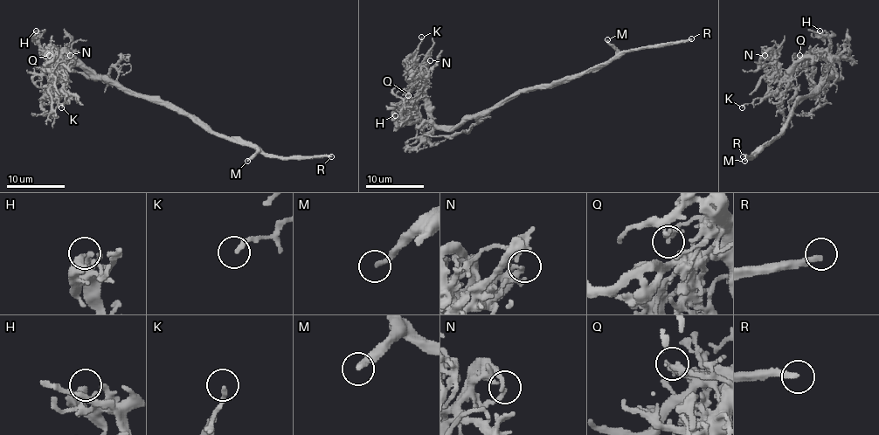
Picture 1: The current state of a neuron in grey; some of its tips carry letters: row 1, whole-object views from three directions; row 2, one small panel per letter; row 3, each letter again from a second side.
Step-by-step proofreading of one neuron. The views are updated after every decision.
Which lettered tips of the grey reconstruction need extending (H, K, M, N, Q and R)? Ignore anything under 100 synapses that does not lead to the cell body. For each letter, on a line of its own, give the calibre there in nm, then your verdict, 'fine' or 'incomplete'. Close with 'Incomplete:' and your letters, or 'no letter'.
H: 440 nm | fine
K: 190 nm | fine
M: 240 nm | incomplete
N: 220 nm | fine
Q: 240 nm | fine
R: 240 nm | incomplete
Incomplete: M, R

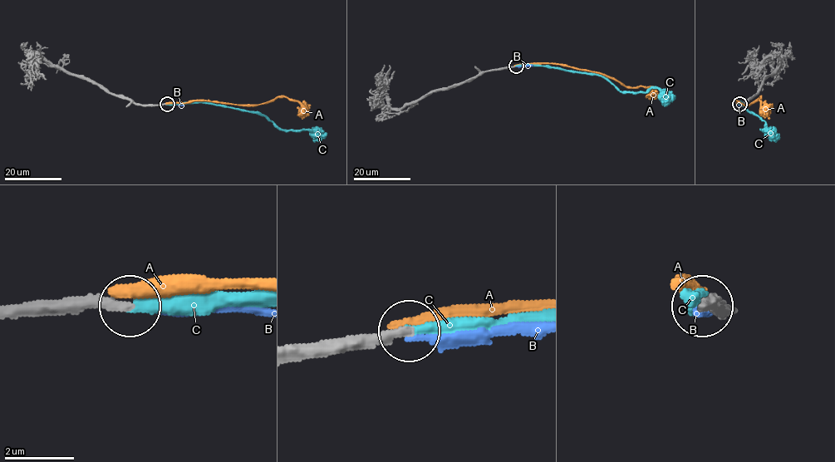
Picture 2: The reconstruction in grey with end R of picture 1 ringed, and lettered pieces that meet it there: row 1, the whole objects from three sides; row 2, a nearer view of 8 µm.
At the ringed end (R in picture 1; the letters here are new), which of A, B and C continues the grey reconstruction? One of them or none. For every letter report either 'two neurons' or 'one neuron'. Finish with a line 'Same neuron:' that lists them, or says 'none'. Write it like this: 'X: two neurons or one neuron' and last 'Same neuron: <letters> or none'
A: two neurons
B: two neurons
C: one neuron
Same neuron: C

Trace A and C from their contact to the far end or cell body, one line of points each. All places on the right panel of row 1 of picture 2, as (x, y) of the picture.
A: (739, 104), (736, 100), (749, 105), (760, 96), (761, 110), (769, 119)
C: (739, 105), (740, 102), (764, 121), (765, 130), (761, 130), (770, 135), (775, 142)

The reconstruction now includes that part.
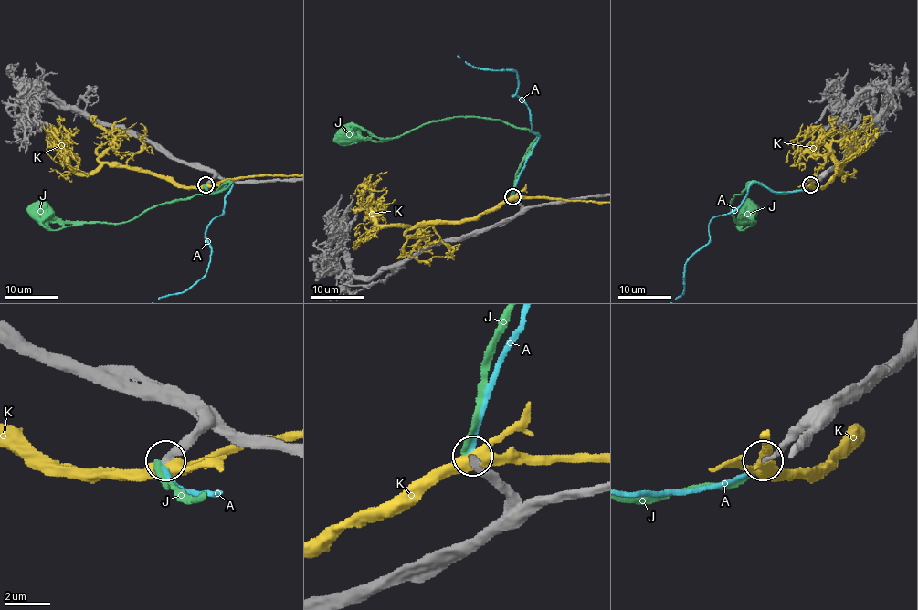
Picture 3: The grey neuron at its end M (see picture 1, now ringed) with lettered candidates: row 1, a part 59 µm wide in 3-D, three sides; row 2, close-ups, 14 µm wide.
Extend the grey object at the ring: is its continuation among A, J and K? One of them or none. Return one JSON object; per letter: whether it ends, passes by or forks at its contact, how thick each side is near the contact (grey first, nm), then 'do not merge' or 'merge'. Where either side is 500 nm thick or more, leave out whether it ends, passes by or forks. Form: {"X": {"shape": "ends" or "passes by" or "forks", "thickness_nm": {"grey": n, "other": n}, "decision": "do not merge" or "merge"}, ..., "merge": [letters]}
{"A": {"shape": "ends", "thickness_nm": {"grey": 280, "other": 200}, "decision": "do not merge"}, "J": {"shape": "ends", "thickness_nm": {"grey": 280, "other": 200}, "decision": "do not merge"}, "K": {"shape": "forks", "thickness_nm": {"grey": 360, "other": 440}, "decision": "do not merge"}, "merge": []}

